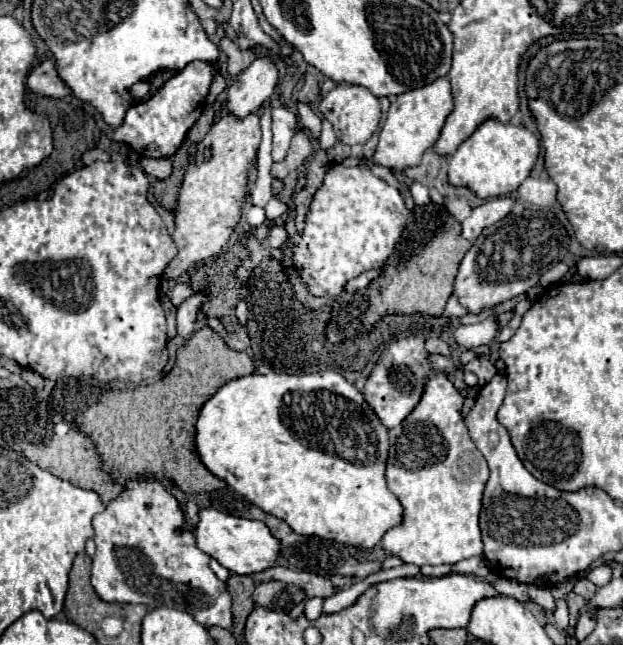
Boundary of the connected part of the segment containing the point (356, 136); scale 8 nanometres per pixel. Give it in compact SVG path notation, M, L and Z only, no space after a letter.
M336 84L336 88L332 88L326 96L322 96L316 102L316 110L332 124L336 138L342 144L354 146L354 144L364 144L372 132L378 128L382 110L380 110L380 100L362 86L354 86L354 84Z

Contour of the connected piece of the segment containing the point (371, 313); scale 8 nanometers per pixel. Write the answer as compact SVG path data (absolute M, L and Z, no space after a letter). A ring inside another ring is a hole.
M444 204L414 206L414 222L410 222L400 236L394 254L386 260L380 276L362 292L342 292L334 296L330 328L326 336L330 342L342 342L356 332L366 332L384 314L434 314L442 316L448 296L454 290L454 278L464 254L472 242L462 236L460 222L448 212Z

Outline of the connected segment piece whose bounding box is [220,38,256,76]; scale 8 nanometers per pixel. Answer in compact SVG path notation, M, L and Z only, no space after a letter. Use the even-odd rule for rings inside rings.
M222 38L220 42L220 48L228 54L228 74L236 76L240 74L242 70L246 70L254 58L256 58L256 50L254 48L248 48L248 50L242 50L238 44L234 44L230 38Z

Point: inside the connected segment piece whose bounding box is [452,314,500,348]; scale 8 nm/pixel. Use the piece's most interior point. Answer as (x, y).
(479, 334)

